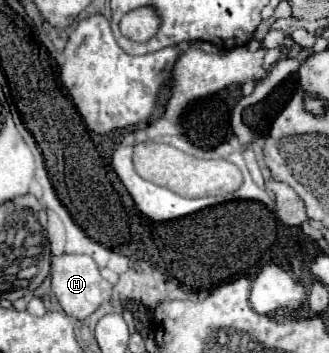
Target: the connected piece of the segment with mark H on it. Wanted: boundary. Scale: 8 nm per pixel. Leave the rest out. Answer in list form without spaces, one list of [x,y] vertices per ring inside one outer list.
[[[62,254],[52,258],[52,292],[66,314],[76,320],[84,320],[92,312],[96,312],[104,302],[110,300],[112,286],[100,276],[100,270],[90,256]]]

